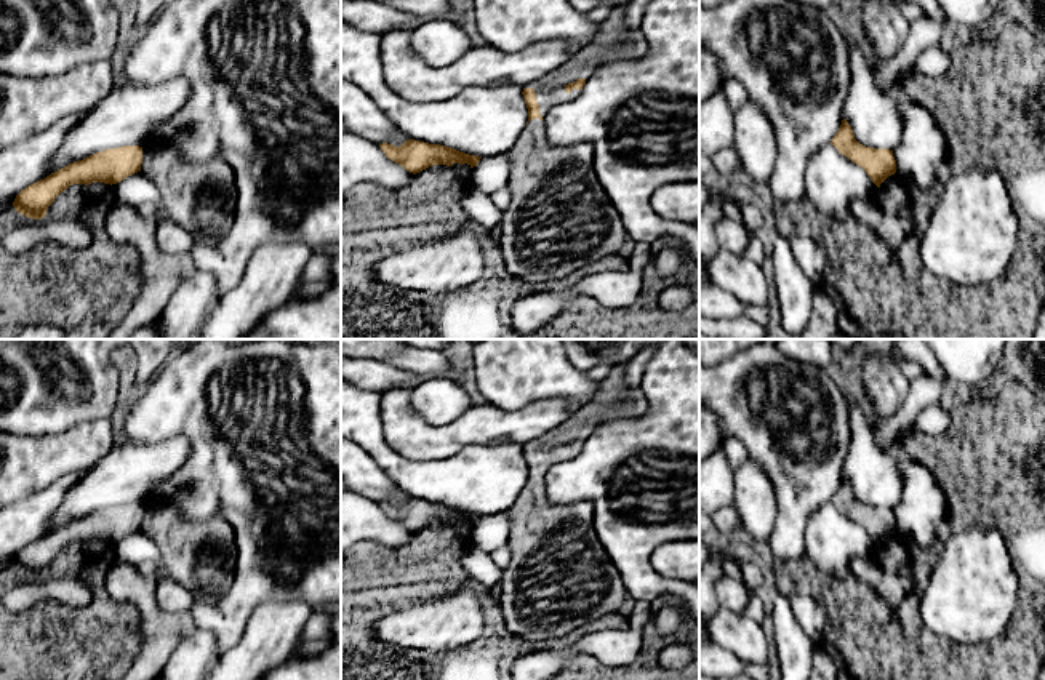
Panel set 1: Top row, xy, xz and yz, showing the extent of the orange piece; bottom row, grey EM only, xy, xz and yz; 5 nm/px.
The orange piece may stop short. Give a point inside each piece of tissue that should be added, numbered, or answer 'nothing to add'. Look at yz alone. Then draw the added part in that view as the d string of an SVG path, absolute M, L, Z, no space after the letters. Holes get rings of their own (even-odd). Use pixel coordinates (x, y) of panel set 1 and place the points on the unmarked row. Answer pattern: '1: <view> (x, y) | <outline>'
nothing to add

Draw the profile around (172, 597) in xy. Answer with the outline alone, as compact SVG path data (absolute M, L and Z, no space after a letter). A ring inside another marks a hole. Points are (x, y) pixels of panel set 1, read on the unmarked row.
M141 530L117 542L112 542L110 549L115 555L115 560L120 562L134 562L139 558L150 558L155 562L155 598L163 611L181 614L190 608L192 602L195 600L194 595L181 582L165 573L158 547Z

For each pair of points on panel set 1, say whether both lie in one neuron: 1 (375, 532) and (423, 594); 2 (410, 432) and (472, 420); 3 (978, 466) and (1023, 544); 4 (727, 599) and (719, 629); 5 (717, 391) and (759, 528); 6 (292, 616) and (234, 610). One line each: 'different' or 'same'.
1: different
2: same
3: same
4: different
5: different
6: different

